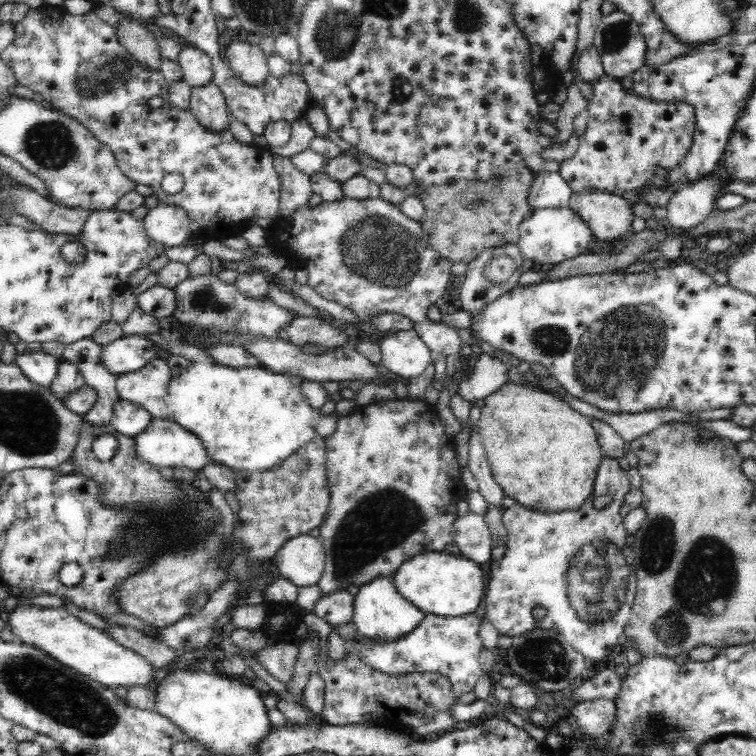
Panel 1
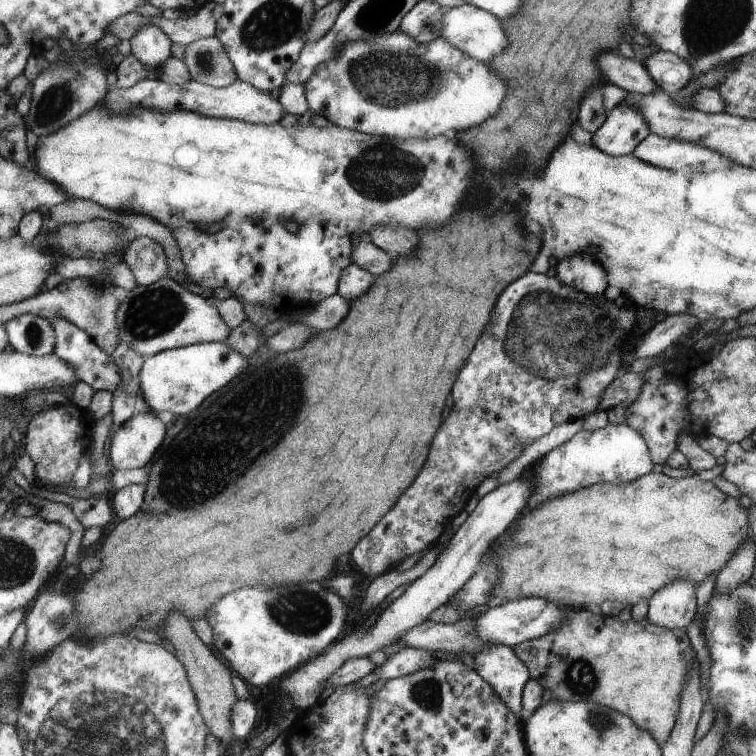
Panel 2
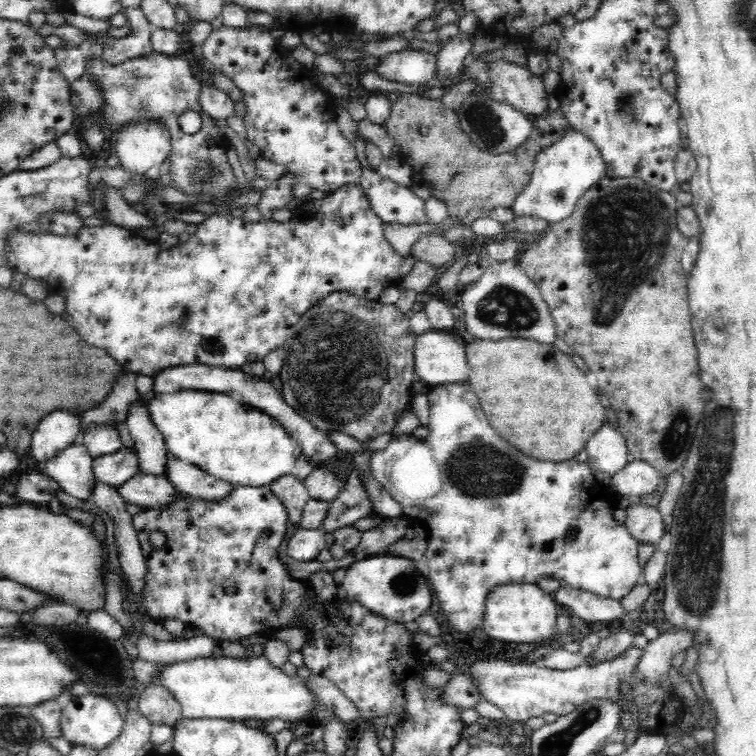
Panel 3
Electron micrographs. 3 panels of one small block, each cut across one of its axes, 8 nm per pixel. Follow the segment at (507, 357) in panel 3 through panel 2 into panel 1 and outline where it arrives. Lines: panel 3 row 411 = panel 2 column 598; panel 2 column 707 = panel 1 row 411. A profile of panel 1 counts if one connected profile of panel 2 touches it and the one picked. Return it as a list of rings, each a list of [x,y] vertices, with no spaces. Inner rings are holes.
[[[504,383],[485,398],[478,421],[487,461],[505,496],[528,510],[580,510],[592,494],[603,459],[587,416],[546,392]]]

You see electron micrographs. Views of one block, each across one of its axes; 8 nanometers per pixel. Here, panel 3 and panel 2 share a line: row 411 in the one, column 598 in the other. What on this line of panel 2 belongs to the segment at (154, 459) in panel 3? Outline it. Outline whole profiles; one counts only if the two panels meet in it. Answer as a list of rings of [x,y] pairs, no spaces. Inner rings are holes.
[[[618,103],[593,132],[591,145],[609,156],[623,156],[629,154],[649,133],[649,126],[641,112]]]

